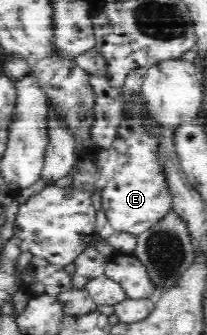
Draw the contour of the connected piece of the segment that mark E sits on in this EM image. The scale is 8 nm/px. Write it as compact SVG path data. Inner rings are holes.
M124 119L116 143L95 153L95 159L99 164L96 187L101 192L102 210L105 212L108 222L116 231L125 231L137 236L148 230L158 219L161 219L173 208L173 196L169 194L157 152L158 143L156 139L145 133L145 130L141 127L141 122Z

